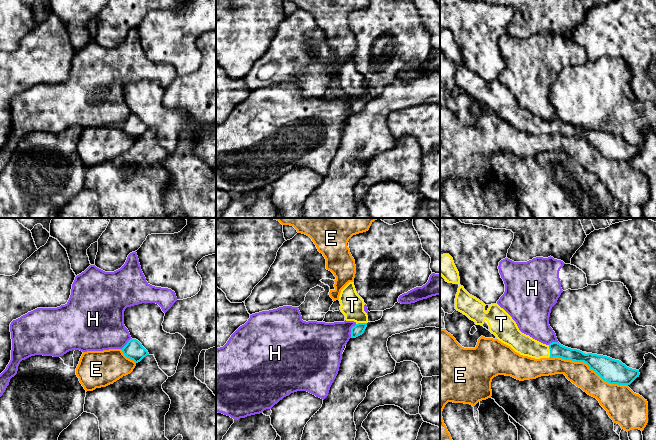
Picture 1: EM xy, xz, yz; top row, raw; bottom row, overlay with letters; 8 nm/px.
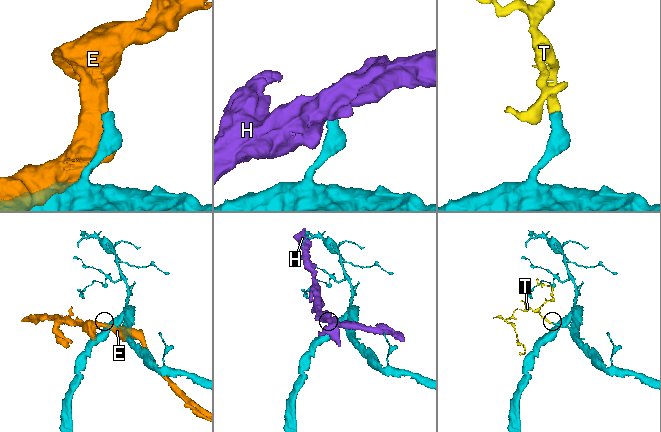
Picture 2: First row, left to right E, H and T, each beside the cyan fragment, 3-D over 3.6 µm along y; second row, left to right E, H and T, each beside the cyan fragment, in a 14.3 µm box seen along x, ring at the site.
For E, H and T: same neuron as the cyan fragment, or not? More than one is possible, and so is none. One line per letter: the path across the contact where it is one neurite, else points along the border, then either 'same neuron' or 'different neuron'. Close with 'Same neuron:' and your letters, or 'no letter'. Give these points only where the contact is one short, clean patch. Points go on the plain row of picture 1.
E: different neuron
H: different neuron
T: across yz (556, 125), (550, 127), (537, 126), (521, 119) | same neuron
Same neuron: T

